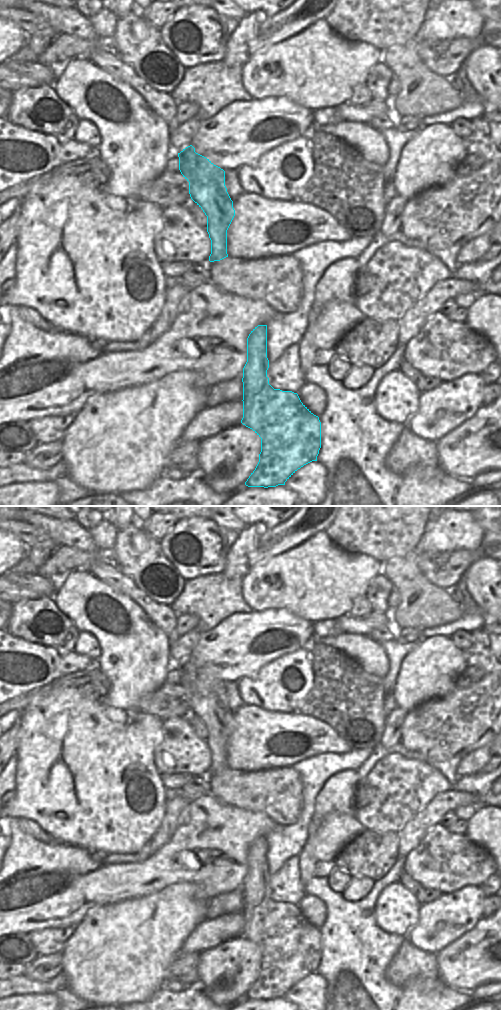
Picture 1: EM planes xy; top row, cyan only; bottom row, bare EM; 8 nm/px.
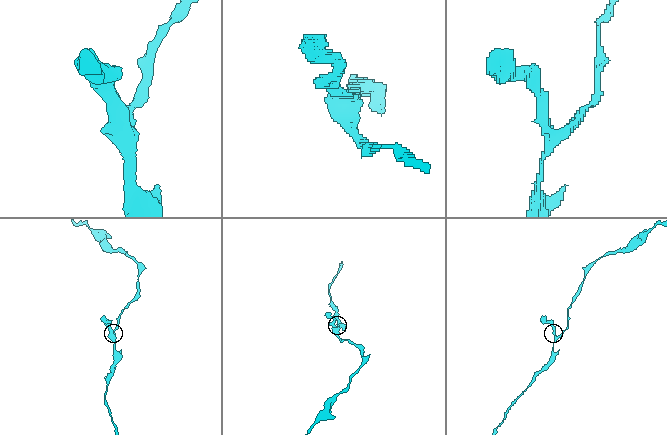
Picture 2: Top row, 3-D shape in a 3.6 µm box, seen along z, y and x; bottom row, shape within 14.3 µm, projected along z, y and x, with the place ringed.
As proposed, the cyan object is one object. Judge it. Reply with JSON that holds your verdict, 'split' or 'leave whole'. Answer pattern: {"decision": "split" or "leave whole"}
{"decision": "split"}

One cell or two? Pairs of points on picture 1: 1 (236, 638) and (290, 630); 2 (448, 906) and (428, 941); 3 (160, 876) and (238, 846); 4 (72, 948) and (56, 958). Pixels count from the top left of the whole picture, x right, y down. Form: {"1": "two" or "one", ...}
{"1": "one", "2": "one", "3": "one", "4": "two"}

